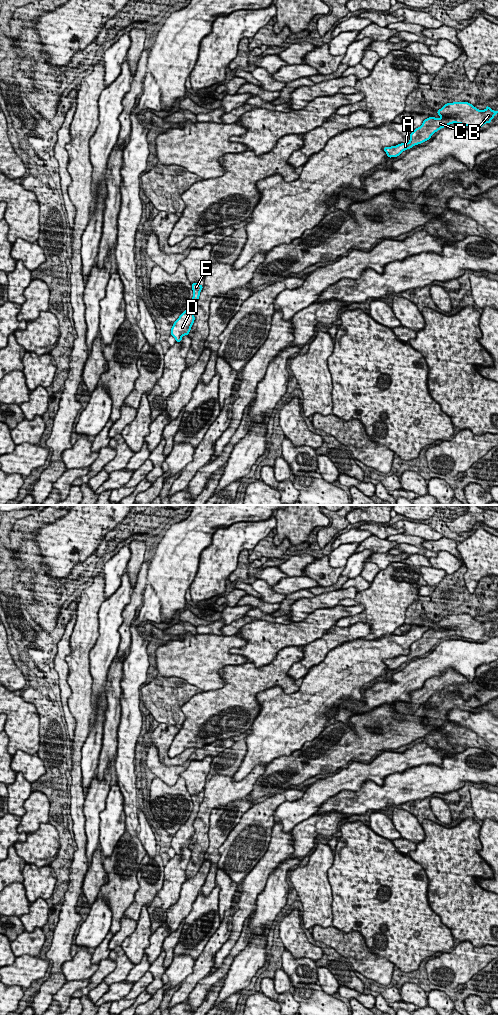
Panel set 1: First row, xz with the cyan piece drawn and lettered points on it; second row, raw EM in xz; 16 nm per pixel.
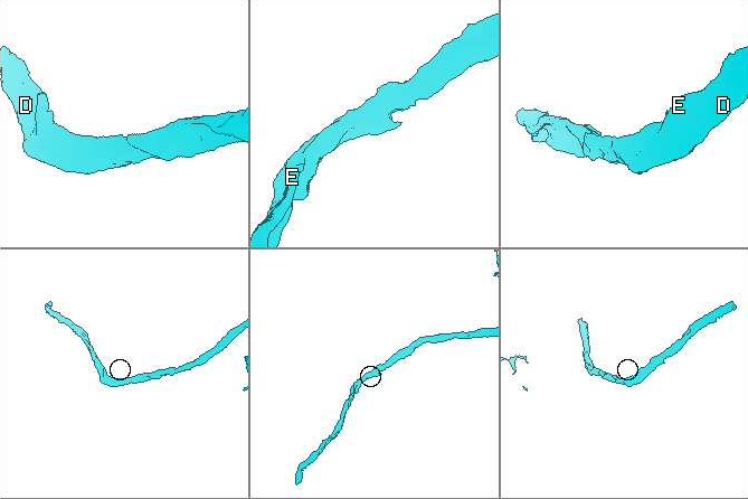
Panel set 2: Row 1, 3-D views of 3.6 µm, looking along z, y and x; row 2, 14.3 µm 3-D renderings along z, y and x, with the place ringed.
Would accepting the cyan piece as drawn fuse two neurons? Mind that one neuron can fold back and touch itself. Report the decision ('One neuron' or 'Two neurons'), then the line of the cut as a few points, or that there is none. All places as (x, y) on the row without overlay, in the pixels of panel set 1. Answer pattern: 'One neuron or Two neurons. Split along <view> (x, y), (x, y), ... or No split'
One neuron. No split

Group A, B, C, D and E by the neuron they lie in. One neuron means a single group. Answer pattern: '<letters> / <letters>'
A B C D E

